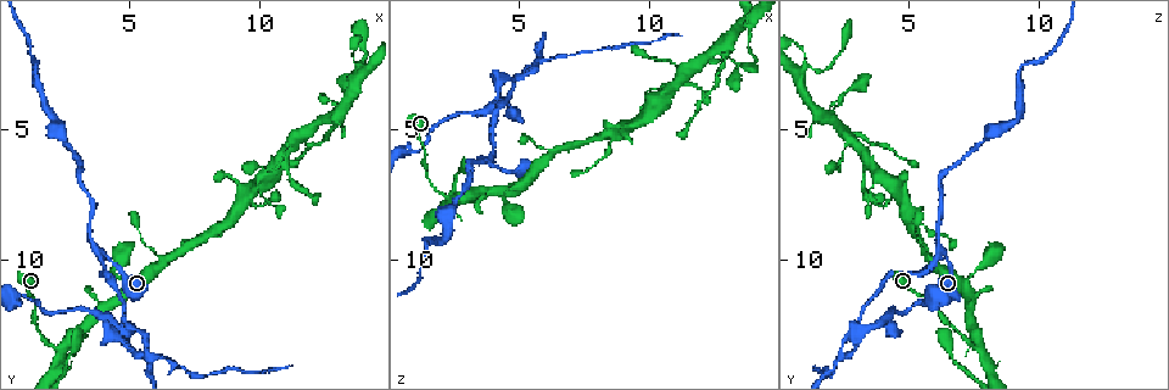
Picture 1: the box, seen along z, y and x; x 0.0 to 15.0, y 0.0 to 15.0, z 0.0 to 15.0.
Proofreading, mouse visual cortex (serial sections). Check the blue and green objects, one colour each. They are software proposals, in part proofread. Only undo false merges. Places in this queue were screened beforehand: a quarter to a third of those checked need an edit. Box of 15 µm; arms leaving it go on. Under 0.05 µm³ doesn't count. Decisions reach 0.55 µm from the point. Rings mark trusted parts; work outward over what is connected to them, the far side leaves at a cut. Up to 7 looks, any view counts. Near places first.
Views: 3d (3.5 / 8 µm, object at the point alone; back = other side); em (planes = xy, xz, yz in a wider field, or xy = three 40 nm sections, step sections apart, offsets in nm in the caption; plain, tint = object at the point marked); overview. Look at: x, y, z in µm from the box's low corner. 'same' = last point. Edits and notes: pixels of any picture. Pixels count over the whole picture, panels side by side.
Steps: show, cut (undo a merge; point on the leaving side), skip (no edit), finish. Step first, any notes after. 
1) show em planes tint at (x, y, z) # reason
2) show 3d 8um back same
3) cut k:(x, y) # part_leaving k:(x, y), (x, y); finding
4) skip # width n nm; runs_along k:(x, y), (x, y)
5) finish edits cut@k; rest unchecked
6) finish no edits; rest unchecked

show 3d 8um at (4.0, 9.8, 6.4) # three-way junction

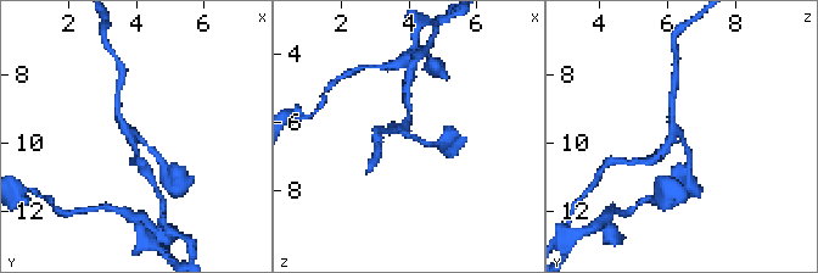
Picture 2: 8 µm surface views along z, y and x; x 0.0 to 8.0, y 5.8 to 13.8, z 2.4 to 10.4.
show em planes tint at (4.0, 9.7, 6.3) # arms 3; arm_widths 150, 150, 150 nm

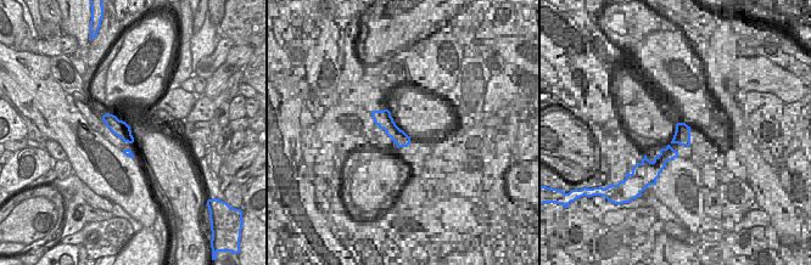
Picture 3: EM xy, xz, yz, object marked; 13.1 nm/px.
skip # runs_along 2:(432, 145), (404, 132), (409, 111); all the same cell

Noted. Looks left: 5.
show 3d 3.5um at (2.4, 13.4, 7.7) # abrupt turn

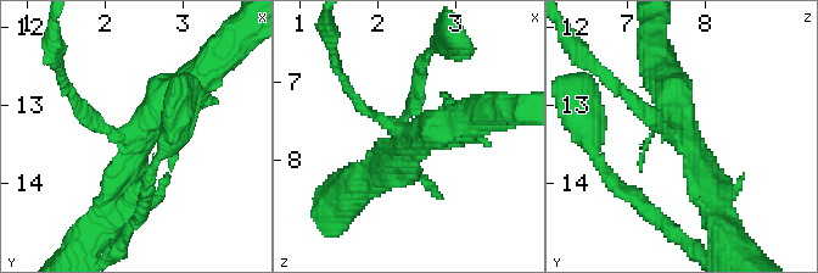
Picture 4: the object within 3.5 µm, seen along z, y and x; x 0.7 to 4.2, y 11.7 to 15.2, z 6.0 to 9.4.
show em planes tint at (2.35, 13.35, 7.65) # arms 3; arm_widths 150, 300, 500 nm

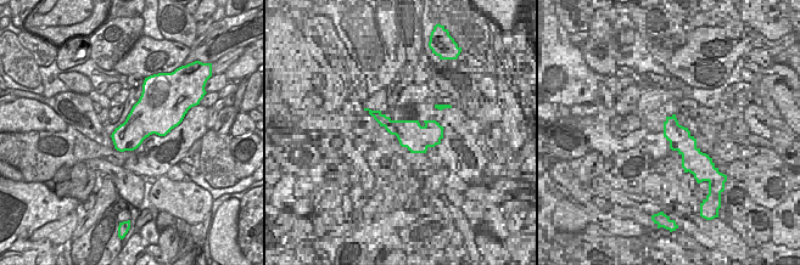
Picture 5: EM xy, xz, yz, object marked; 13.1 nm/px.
skip # runs_along 4:(347, 89), (407, 133), (470, 117); continuous, no second cell

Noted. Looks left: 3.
show 3d 3.5um at (5.6, 13.5, 2.4) # abrupt turn

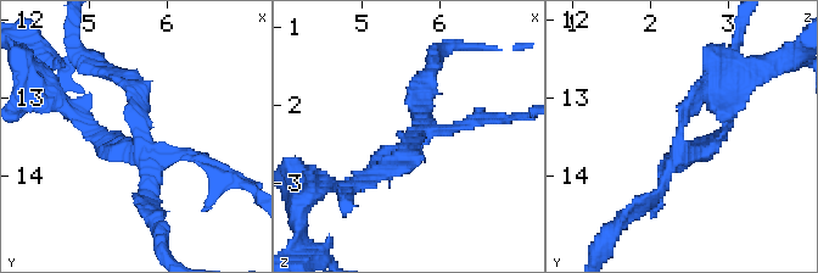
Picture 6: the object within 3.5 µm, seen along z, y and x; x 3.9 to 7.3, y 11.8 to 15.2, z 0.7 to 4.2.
show em planes tint at (5.65, 13.55, 2.40)

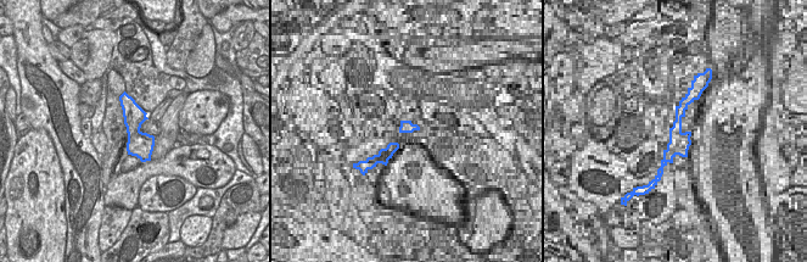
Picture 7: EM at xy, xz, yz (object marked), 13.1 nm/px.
cut 6:(713, 148) # arm_widths 100, 150, 200, 200 nm; part_leaving 6:(692, 144), (723, 133), (729, 84); two cells meet here

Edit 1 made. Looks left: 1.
finish edits cut@6; rest unchecked

